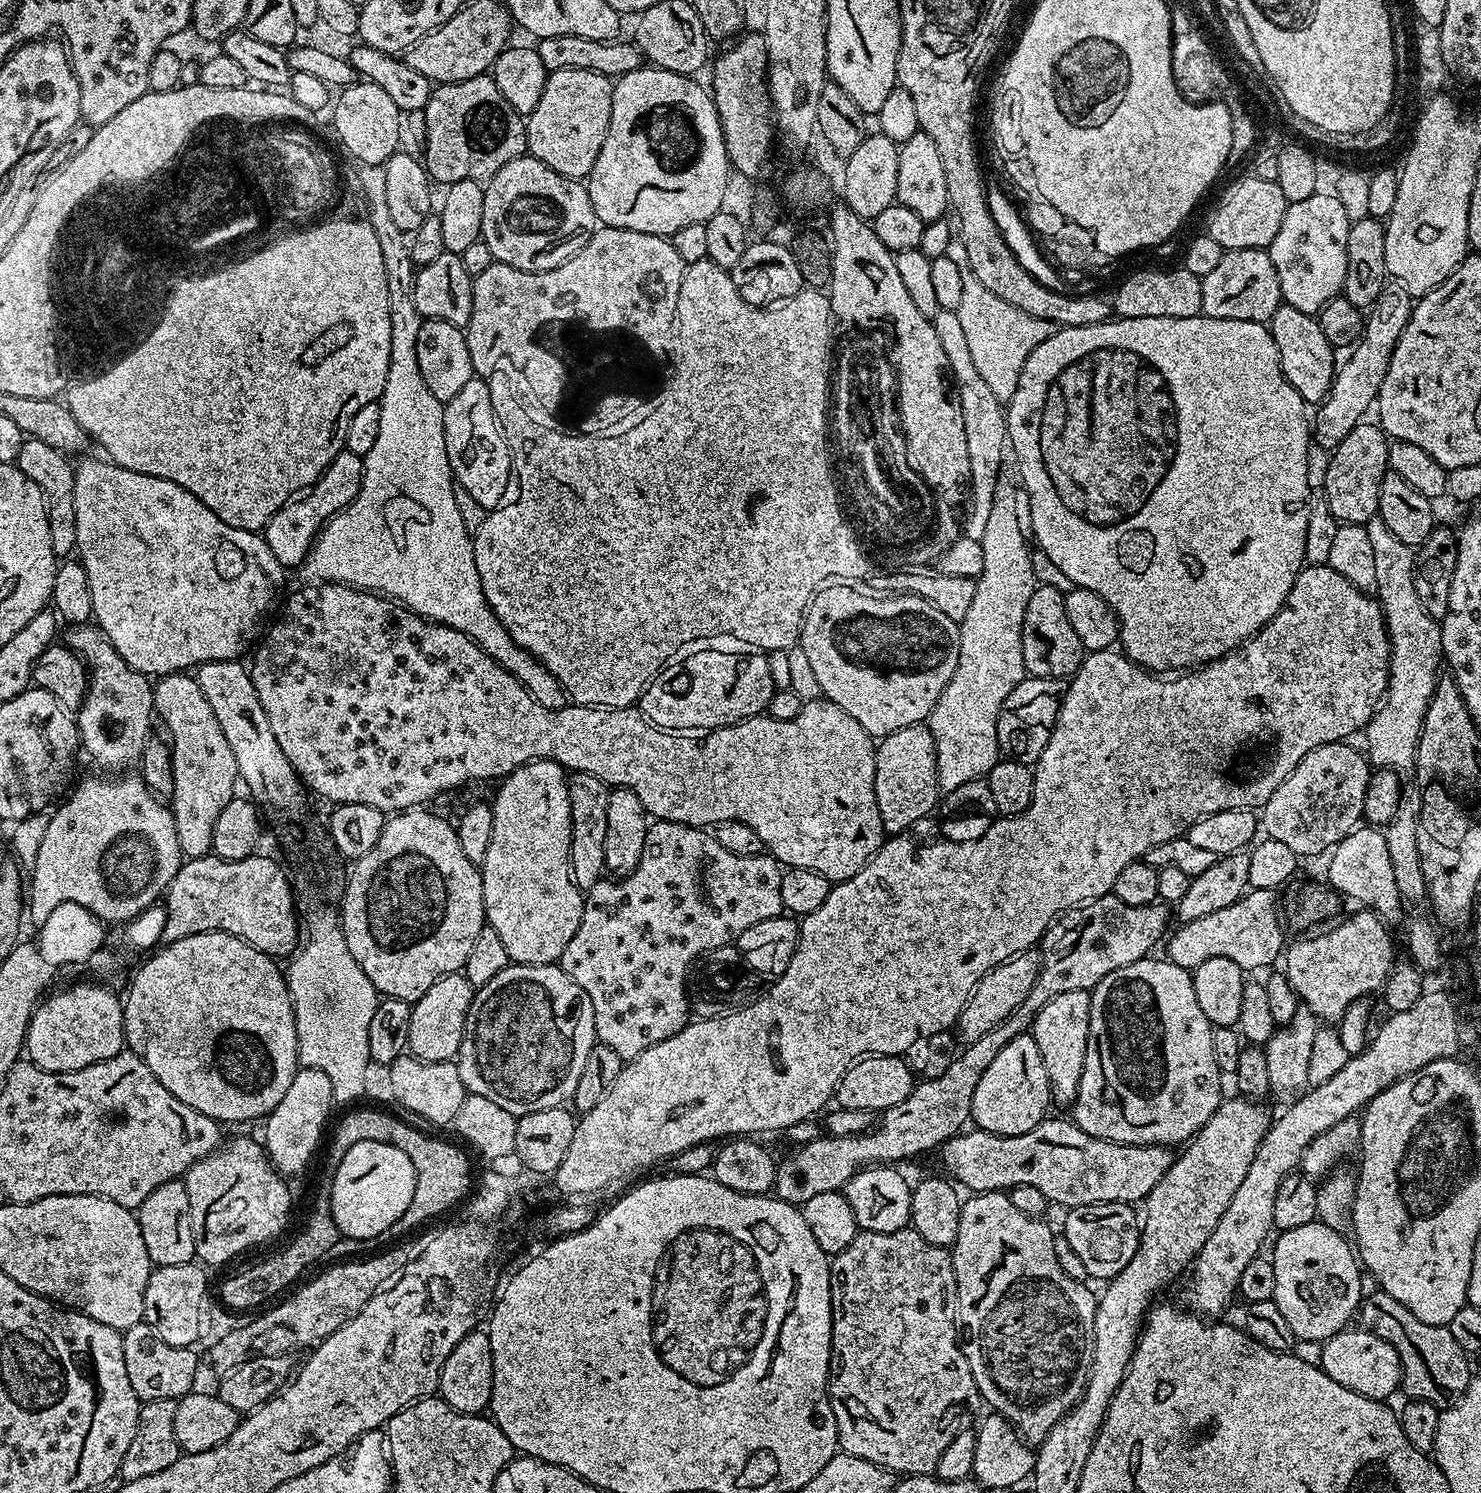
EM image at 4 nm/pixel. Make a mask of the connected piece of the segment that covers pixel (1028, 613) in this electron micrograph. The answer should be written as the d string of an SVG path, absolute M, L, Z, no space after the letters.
M1037 583L1030 594L1030 602L1026 602L1022 622L1022 658L1025 673L1038 679L1063 681L1079 670L1085 655L1082 642L1078 642L1078 634L1074 634L1074 626L1070 626L1070 618L1066 618L1064 592L1052 584Z

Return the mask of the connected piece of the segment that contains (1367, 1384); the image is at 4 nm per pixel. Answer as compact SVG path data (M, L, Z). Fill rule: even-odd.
M1342 1331L1323 1341L1324 1349L1318 1367L1330 1374L1338 1386L1346 1386L1346 1390L1354 1390L1354 1394L1362 1394L1371 1400L1387 1401L1388 1396L1394 1395L1401 1387L1398 1350L1372 1332L1352 1331Z

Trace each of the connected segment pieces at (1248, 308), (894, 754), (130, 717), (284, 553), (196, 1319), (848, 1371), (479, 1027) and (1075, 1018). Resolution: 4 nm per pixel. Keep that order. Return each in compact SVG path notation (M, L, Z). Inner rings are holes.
M1263 248L1225 251L1222 262L1218 262L1218 266L1214 266L1214 270L1210 270L1210 274L1206 274L1201 279L1200 285L1202 286L1202 313L1210 318L1245 320L1267 325L1272 319L1274 310L1278 310L1282 303L1278 270L1274 270L1274 262L1268 251Z
M927 723L911 724L902 730L894 730L879 741L876 750L874 794L878 798L878 810L882 814L885 833L901 832L914 826L914 822L933 815L932 807L941 791L938 786L936 743Z
M73 625L66 631L68 632L66 634L66 638L64 638L65 645L71 648L76 655L80 656L80 658L84 660L85 665L89 670L89 691L76 714L77 728L80 732L81 747L83 748L83 751L86 750L88 752L89 756L92 757L98 765L104 768L120 768L116 770L125 769L122 767L128 765L130 762L135 763L140 758L144 750L144 745L147 744L150 739L150 733L148 733L148 730L152 726L152 712L154 713L154 705L152 702L152 693L154 691L153 681L149 679L149 677L144 676L141 672L134 671L131 667L129 667L128 663L121 658L121 655L114 650L112 644L105 639L103 633L93 625Z
M347 450L339 452L330 462L330 466L316 479L316 483L307 489L299 498L293 498L282 505L270 518L270 522L263 530L266 546L270 546L270 554L278 558L278 562L286 570L299 569L312 545L330 521L338 513L346 511L362 486L364 477L364 457Z
M199 1263L153 1267L146 1282L143 1323L149 1324L170 1346L192 1348L200 1336L200 1310L208 1290L208 1276Z
M909 1226L893 1232L857 1231L856 1237L831 1257L832 1270L832 1353L828 1367L828 1401L834 1410L836 1438L839 1451L850 1454L854 1458L866 1458L866 1462L874 1462L880 1468L886 1468L893 1474L928 1474L933 1471L942 1458L942 1450L950 1446L950 1442L958 1435L962 1427L960 1415L964 1407L971 1402L976 1392L976 1383L972 1377L970 1366L964 1357L964 1349L958 1339L958 1321L954 1293L956 1279L952 1254L947 1247L926 1242L922 1234Z
M509 963L508 968L494 974L486 986L475 989L462 1034L460 1055L455 1063L469 1093L488 1098L519 1118L534 1110L558 1108L571 1101L582 1066L586 1066L586 1058L590 1058L590 1050L597 1042L594 1006L590 1006L586 990L570 979L559 963Z
M1069 990L1066 994L1058 994L1058 998L1050 998L1042 1010L1034 1018L1030 1035L1038 1046L1038 1054L1042 1054L1042 1066L1046 1066L1046 1078L1052 1091L1052 1104L1071 1105L1078 1094L1078 1086L1082 1082L1082 1066L1086 1066L1086 1042L1090 1038L1090 1002L1091 995L1082 990Z

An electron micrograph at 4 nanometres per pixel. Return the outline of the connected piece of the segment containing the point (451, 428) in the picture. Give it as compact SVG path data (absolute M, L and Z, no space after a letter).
M473 378L466 382L466 386L444 404L444 433L455 483L462 492L464 487L465 494L474 503L481 504L484 510L491 509L501 499L500 483L504 475L512 472L512 456L500 435L500 423L496 421L494 406L490 402L487 379Z

